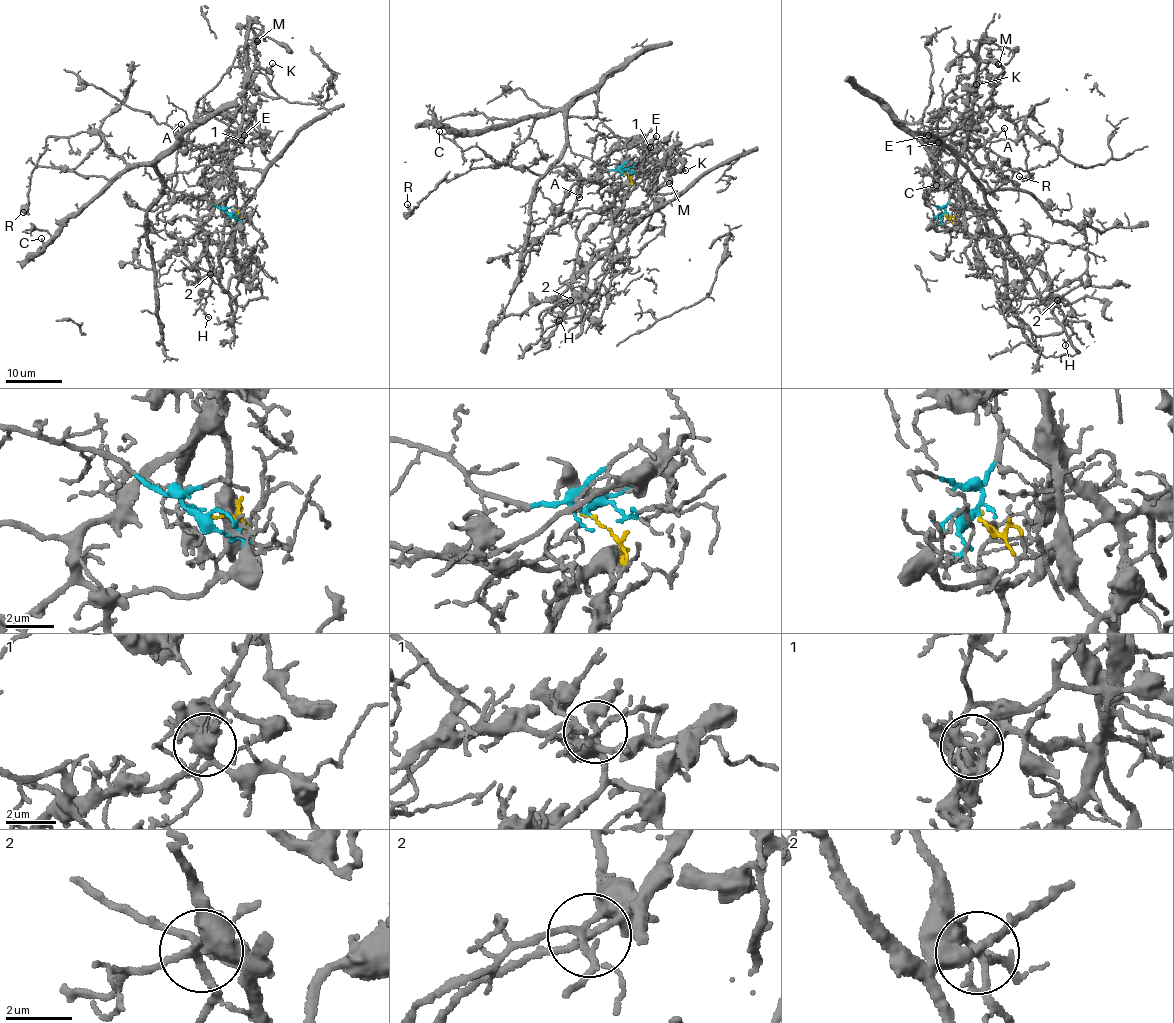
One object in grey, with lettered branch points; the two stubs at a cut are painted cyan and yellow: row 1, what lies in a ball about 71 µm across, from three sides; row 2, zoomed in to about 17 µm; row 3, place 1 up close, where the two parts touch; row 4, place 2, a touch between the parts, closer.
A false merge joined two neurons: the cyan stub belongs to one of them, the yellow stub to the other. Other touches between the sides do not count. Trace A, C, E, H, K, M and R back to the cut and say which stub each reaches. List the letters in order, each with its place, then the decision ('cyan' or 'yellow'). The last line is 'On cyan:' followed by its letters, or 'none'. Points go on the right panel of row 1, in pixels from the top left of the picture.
A: at (1004, 128); yellow
C: at (936, 185); cyan
E: at (928, 135); yellow
H: at (1065, 345); yellow
K: at (976, 84); yellow
M: at (998, 64); yellow
R: at (1019, 176); cyan
On cyan: C, R

